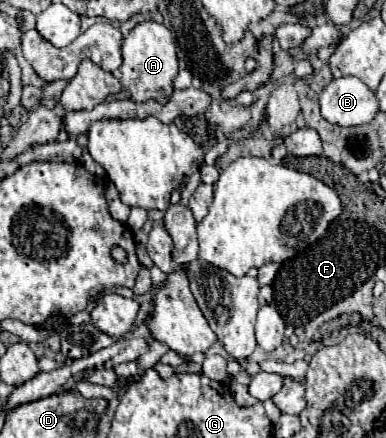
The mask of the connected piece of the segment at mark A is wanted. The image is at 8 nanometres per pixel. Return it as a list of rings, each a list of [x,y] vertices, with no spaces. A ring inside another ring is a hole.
[[[140,22],[122,44],[122,66],[120,66],[120,84],[130,92],[134,102],[156,100],[166,104],[172,96],[172,82],[178,74],[178,58],[176,58],[176,42],[172,32],[158,22]]]

